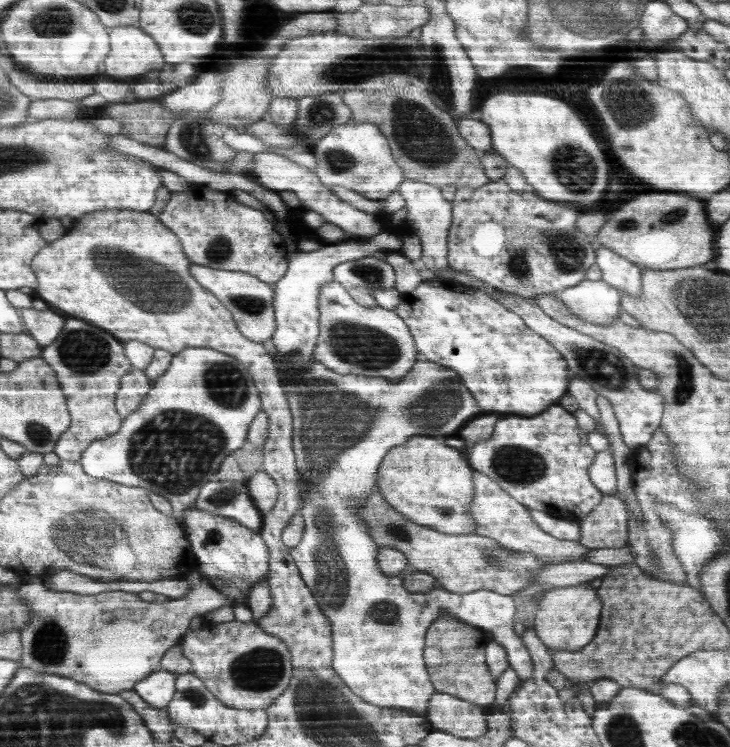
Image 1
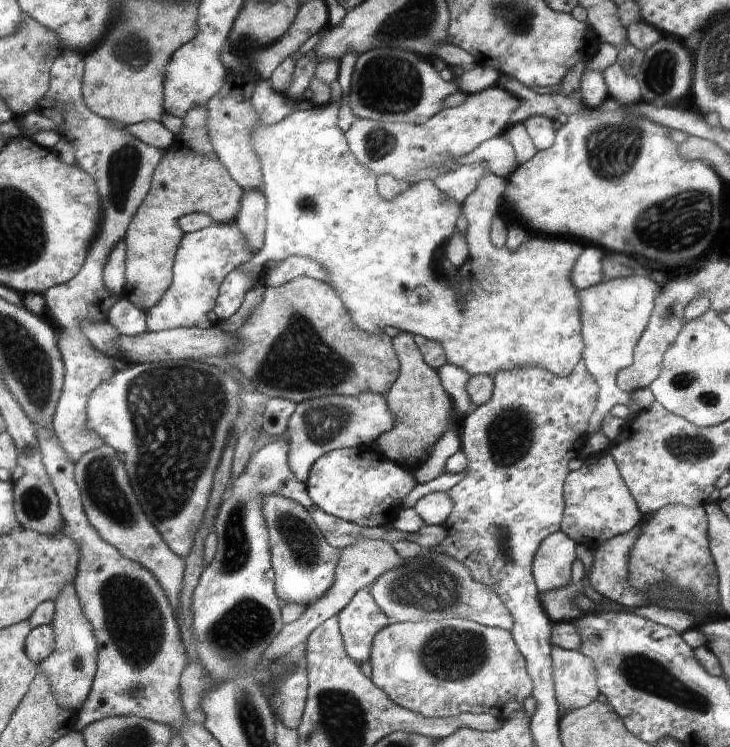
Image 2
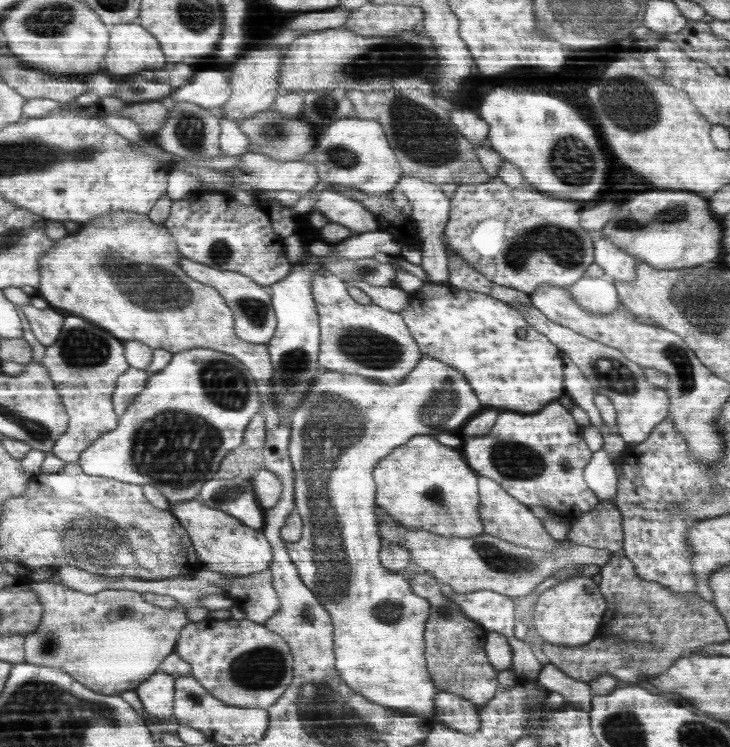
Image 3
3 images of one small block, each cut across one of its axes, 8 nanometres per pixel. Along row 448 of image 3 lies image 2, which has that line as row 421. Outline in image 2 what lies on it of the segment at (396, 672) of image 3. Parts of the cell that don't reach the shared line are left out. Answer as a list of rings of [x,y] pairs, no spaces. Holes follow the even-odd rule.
[[[365,392],[355,397],[326,395],[306,399],[297,404],[289,419],[287,441],[290,444],[289,464],[301,483],[309,479],[313,464],[334,449],[358,448],[373,445],[376,440],[396,426],[386,396]]]

